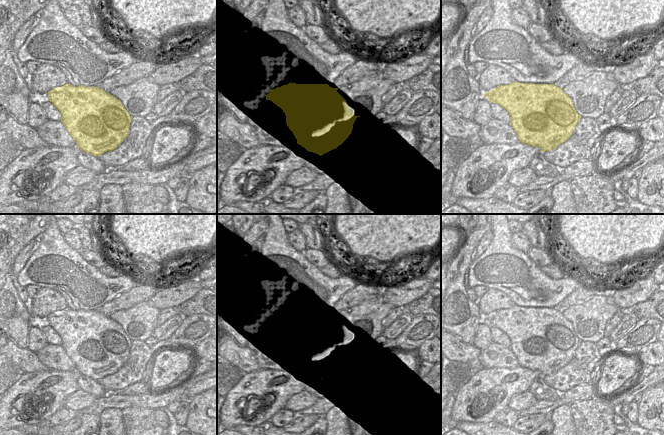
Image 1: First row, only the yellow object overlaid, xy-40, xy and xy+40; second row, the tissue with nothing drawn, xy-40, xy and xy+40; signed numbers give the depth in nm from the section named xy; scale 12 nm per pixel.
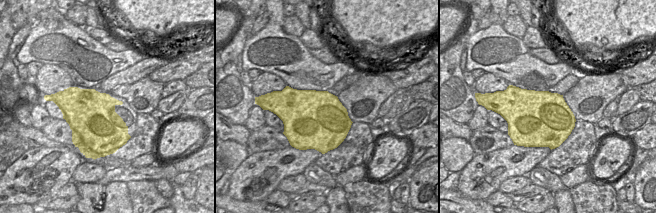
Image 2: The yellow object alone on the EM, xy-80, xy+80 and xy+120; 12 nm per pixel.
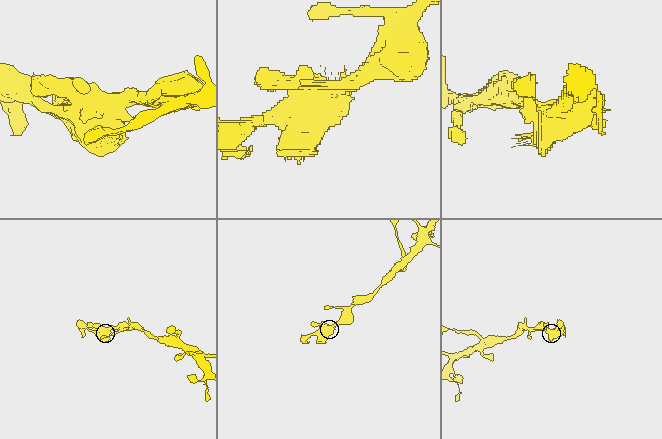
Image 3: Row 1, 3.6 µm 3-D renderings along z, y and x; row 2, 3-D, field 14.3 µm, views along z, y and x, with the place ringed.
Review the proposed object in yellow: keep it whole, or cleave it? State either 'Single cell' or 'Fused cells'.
Fused cells.

